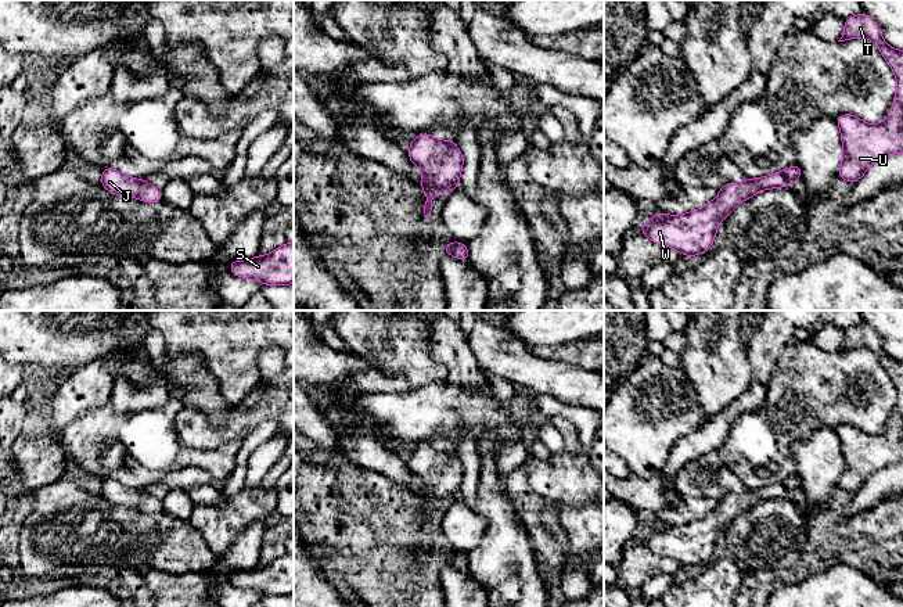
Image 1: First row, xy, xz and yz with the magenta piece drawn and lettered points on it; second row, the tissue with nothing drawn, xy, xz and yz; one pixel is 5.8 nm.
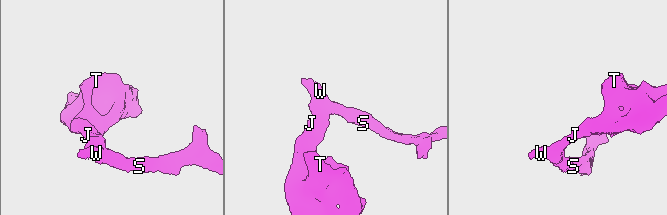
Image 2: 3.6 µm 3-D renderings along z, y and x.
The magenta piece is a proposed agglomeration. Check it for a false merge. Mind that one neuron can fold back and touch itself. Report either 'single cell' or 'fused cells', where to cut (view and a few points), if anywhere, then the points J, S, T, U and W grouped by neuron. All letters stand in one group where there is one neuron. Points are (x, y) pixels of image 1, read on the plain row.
single cell; no cut; J S T U W

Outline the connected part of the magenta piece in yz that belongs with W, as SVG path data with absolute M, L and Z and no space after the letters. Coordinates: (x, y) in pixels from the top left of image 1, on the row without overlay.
M796 473L765 488L727 493L720 498L719 506L709 511L704 520L694 520L683 525L658 524L648 528L638 542L654 553L674 558L691 570L709 561L719 532L724 531L740 513L755 507L760 500L787 498L799 491L801 486L802 480Z

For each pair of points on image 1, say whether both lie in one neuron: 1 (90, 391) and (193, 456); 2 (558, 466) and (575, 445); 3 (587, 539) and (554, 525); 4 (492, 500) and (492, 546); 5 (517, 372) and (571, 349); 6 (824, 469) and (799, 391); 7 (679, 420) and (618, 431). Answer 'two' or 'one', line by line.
1: two
2: two
3: two
4: one
5: two
6: two
7: one

